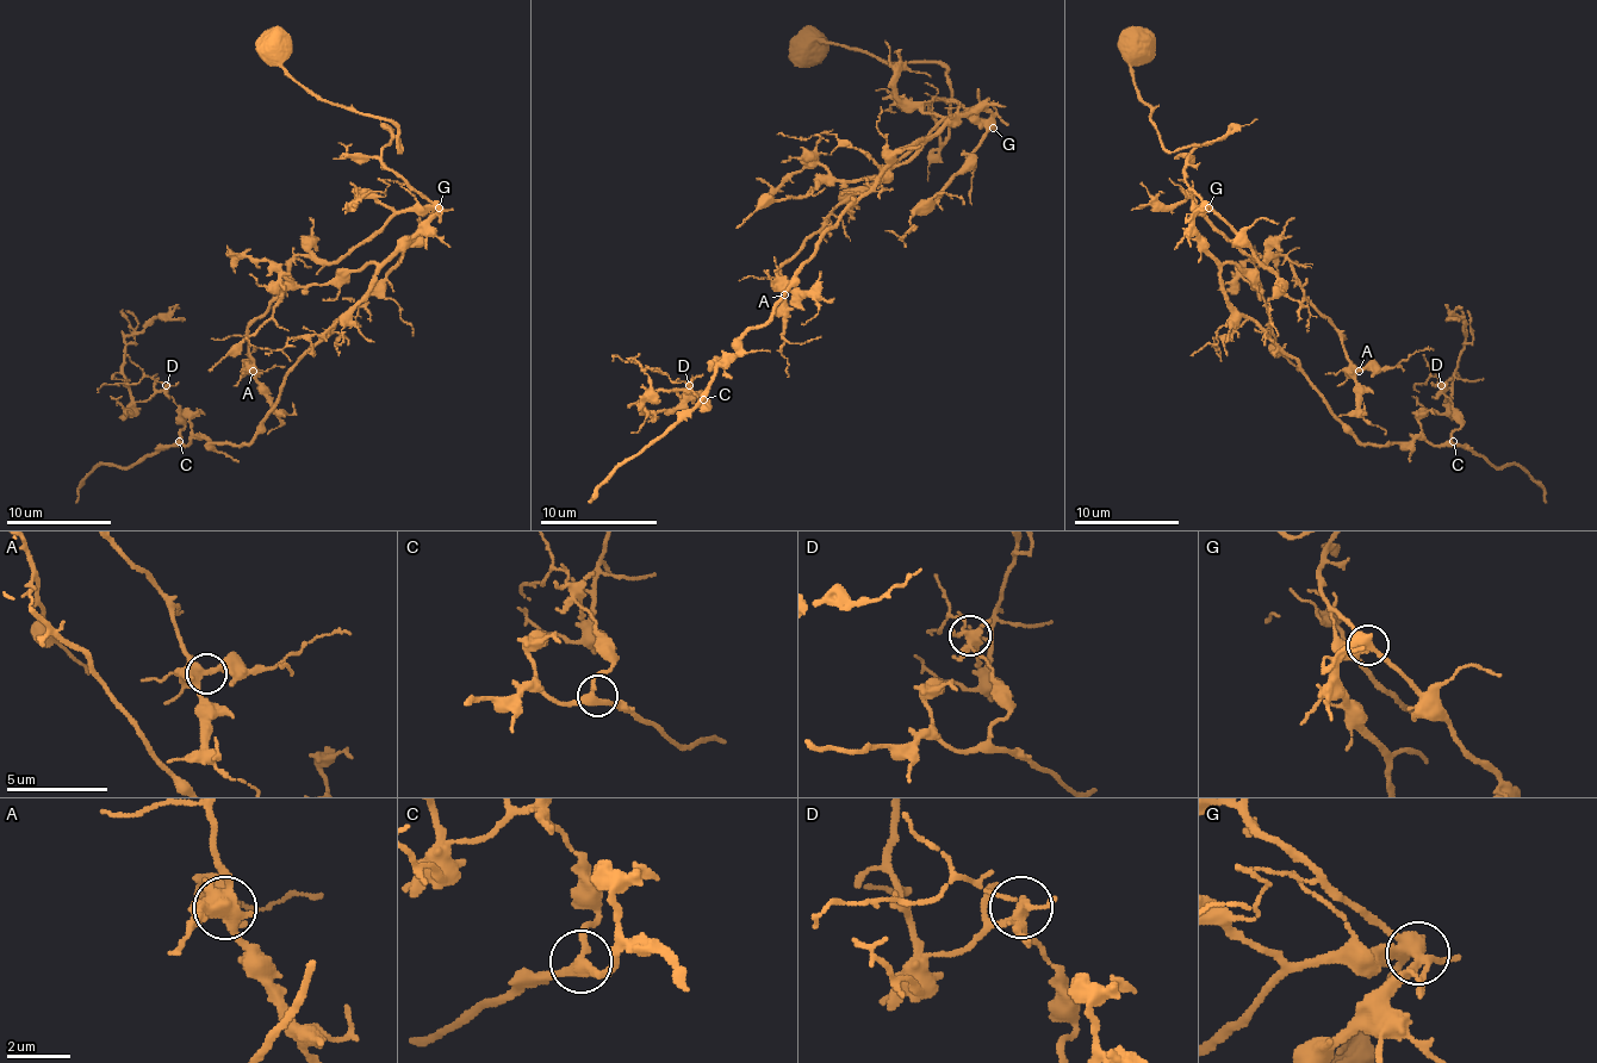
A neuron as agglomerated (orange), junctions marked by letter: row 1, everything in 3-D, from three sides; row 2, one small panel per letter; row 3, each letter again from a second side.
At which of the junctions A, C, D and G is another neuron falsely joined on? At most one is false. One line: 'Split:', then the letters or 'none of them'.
Split: D

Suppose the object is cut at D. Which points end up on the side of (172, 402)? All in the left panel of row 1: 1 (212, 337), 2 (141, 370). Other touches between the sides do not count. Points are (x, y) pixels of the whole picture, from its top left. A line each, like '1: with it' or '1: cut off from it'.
1: with it
2: with it

